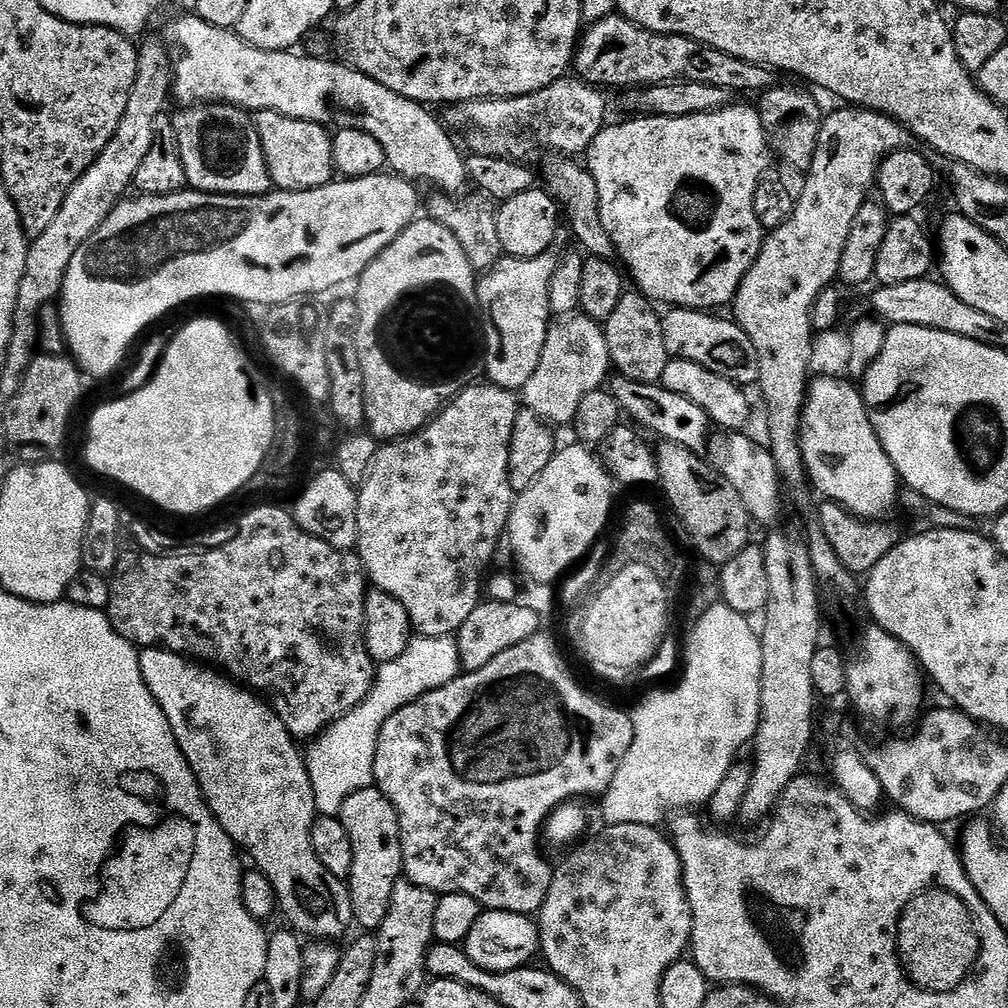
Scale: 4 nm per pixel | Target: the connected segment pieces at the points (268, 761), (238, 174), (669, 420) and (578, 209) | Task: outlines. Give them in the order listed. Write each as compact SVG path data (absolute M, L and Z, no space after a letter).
M146 648L140 652L140 665L142 666L142 678L146 682L146 686L150 686L150 694L154 694L158 706L162 706L162 714L166 714L166 722L170 722L170 730L174 730L174 738L178 738L178 746L198 782L200 793L204 795L204 801L208 803L209 810L222 826L222 830L226 830L226 834L236 844L237 849L244 851L245 848L252 855L253 862L256 863L253 865L259 872L266 874L266 878L270 878L270 886L274 886L279 915L281 917L284 915L288 919L287 927L312 942L340 942L340 939L347 934L348 927L351 929L354 924L348 885L345 881L334 878L334 874L330 874L330 870L326 870L326 866L322 866L322 862L318 862L318 854L314 854L314 846L310 843L310 830L318 815L314 802L314 786L310 782L305 753L296 749L297 741L286 730L282 718L278 718L272 705L261 699L255 691L241 686L237 681L203 663L180 655L179 652L169 652L167 648Z
M230 104L188 106L174 116L174 127L178 134L178 150L182 150L182 162L186 166L186 178L195 191L218 192L221 196L264 196L273 191L253 113Z
M619 374L611 377L610 391L618 402L621 413L637 429L645 433L653 432L654 435L660 436L656 438L665 444L686 446L692 452L705 451L704 447L708 444L708 431L713 431L714 425L709 420L706 410L702 410L702 406L697 406L695 402L690 402L690 398L682 398L682 394L674 394L674 390L666 390L661 383L634 382Z
M552 154L545 160L548 161L544 164L544 176L542 172L543 183L562 209L563 219L572 227L577 242L581 244L579 247L588 256L612 260L617 255L616 247L610 242L610 234L606 234L606 226L602 226L602 214L598 206L598 186L591 172L579 159L571 156Z

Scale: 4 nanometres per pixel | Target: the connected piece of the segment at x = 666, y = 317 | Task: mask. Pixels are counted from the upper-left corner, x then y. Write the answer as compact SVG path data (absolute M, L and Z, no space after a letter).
M673 307L663 313L662 338L666 338L666 350L669 357L686 362L698 362L698 366L706 366L706 370L714 374L722 374L722 378L741 386L755 385L760 379L758 350L754 350L754 342L750 342L746 330L742 330L735 319L723 320L720 314L713 314L708 310Z

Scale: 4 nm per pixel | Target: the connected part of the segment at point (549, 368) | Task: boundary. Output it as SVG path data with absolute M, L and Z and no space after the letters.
M573 314L561 319L548 329L546 346L542 350L538 370L534 370L534 378L530 378L530 382L526 382L526 386L522 390L523 407L534 410L534 414L538 414L553 426L571 425L578 414L578 406L581 404L582 398L586 398L586 394L597 391L603 385L600 383L604 379L604 383L609 379L611 368L610 346L606 342L606 334L601 325L583 314Z

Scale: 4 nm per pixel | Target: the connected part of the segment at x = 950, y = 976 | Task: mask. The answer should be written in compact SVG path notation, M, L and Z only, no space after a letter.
M933 890L918 894L900 916L896 935L900 965L916 987L924 992L953 992L976 965L980 933L970 910L949 892Z

